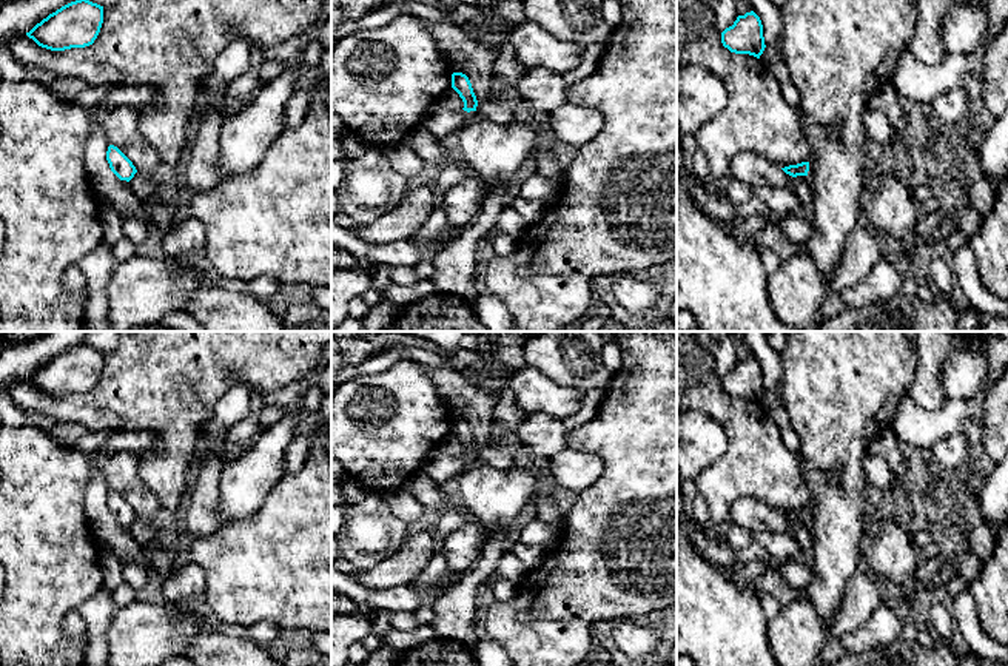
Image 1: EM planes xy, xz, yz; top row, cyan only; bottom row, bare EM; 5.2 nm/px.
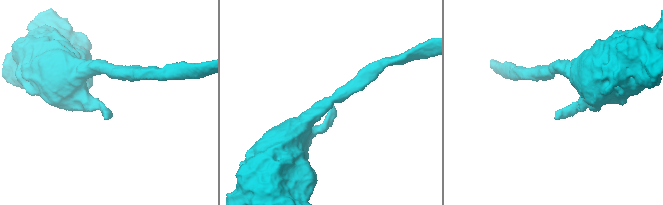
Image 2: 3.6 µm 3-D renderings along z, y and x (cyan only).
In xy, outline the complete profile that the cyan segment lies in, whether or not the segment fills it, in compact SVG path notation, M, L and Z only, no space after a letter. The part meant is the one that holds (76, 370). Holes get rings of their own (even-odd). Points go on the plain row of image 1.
M86 344L71 347L37 368L26 381L51 396L94 388L103 368L103 352Z

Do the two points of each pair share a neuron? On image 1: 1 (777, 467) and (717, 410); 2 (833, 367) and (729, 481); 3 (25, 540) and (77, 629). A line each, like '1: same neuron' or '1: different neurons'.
1: same neuron
2: different neurons
3: different neurons

